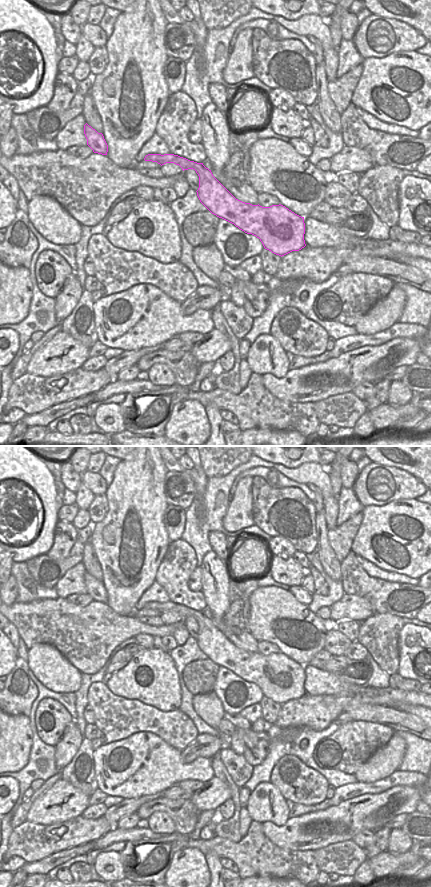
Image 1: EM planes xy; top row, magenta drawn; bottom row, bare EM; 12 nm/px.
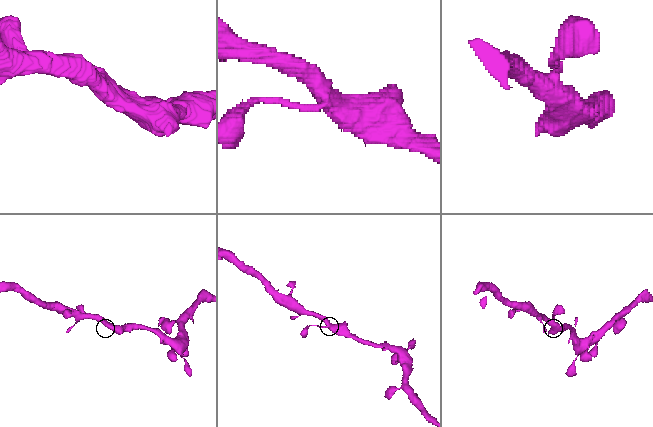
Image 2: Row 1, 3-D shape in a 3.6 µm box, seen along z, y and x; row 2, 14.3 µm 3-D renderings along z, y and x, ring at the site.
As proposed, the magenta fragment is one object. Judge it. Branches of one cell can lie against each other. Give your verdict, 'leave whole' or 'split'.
leave whole

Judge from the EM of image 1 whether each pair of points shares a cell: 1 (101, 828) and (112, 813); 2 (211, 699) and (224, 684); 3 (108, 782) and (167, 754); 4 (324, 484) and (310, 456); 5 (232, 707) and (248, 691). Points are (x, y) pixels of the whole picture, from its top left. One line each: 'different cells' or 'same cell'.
1: different cells
2: different cells
3: same cell
4: different cells
5: same cell

